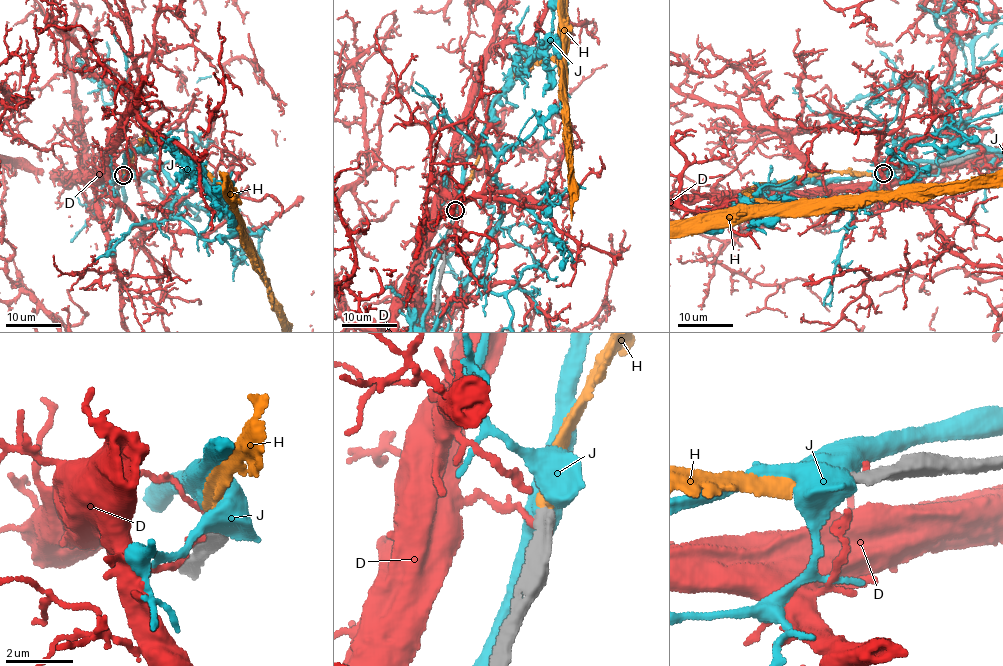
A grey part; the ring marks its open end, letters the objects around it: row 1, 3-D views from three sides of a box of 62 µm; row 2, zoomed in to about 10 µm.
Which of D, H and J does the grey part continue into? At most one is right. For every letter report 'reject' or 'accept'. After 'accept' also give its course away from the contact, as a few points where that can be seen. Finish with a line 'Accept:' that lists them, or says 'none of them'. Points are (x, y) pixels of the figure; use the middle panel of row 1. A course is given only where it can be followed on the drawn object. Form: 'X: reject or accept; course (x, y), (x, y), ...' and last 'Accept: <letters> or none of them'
D: reject
H: accept
J: reject
Accept: H

